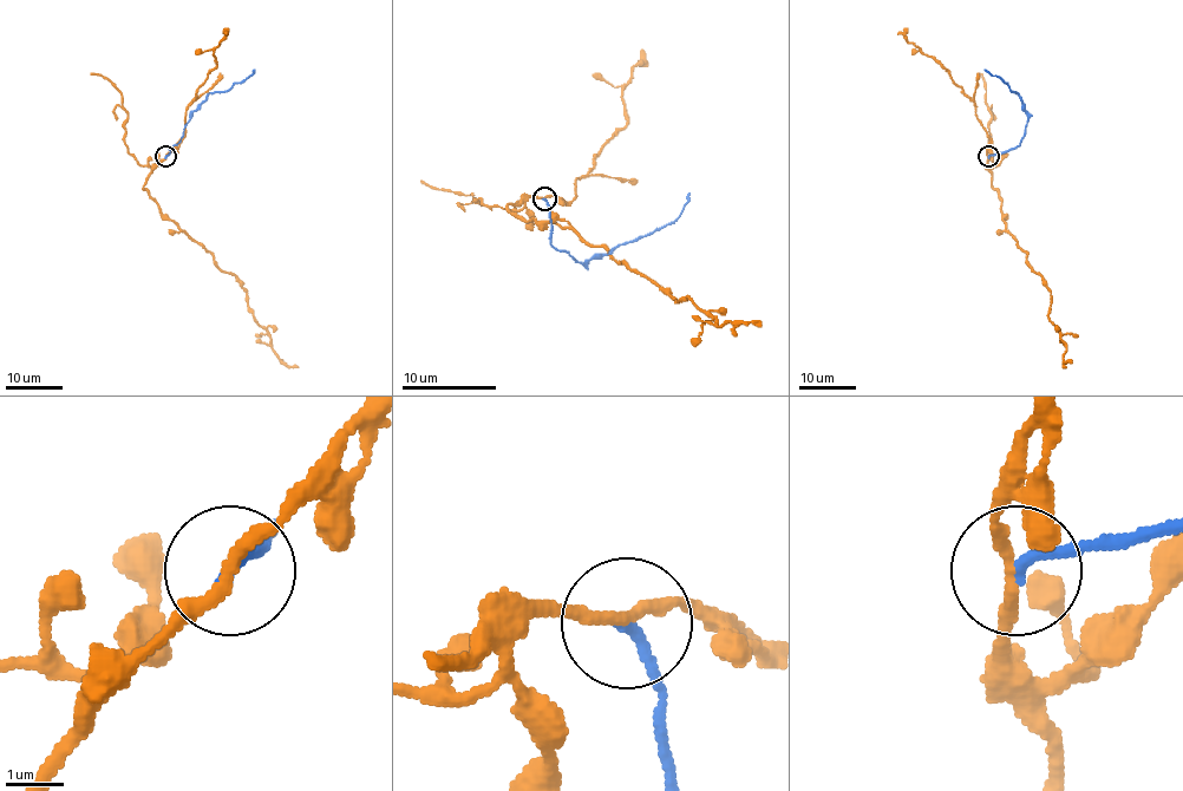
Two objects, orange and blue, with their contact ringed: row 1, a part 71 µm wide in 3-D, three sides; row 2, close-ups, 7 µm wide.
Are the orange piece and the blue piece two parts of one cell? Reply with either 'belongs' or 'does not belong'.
does not belong

